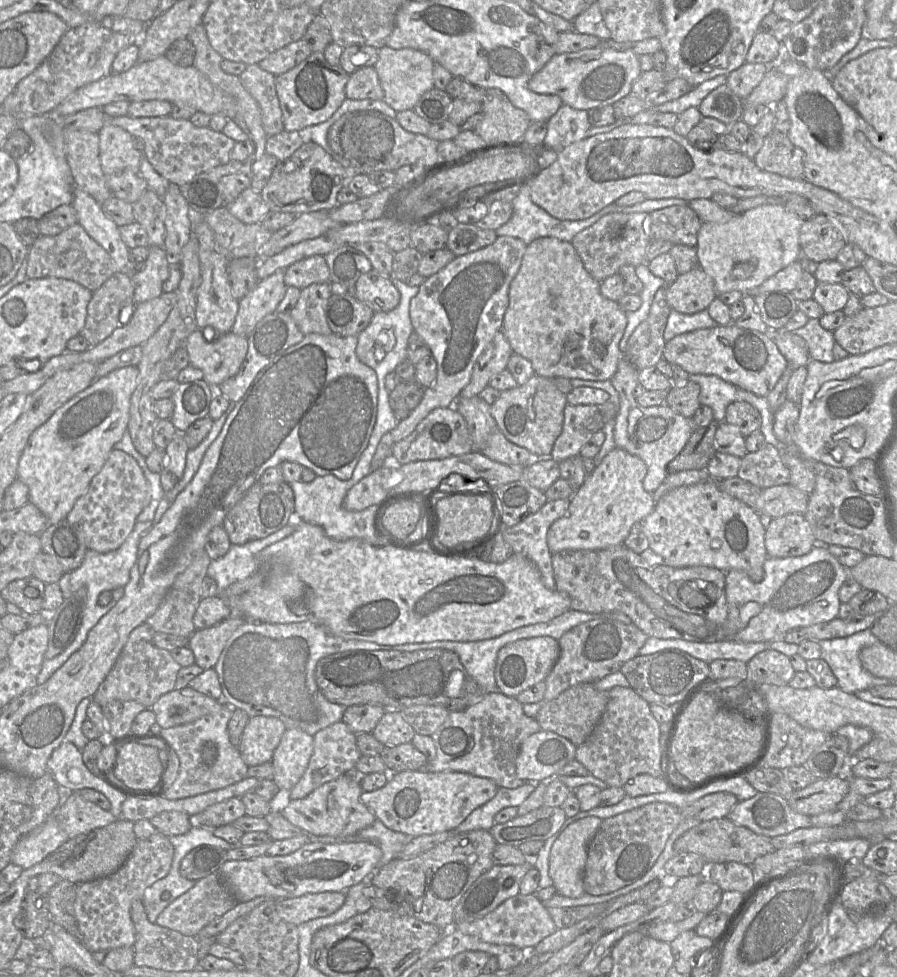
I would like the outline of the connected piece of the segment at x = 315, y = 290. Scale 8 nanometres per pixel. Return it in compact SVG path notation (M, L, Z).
M328 282L313 283L300 290L298 302L290 315L304 335L332 334L325 317L325 306L331 294Z

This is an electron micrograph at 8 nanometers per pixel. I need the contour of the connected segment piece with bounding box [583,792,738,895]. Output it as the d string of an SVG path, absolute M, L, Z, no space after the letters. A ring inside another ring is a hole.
M716 792L705 795L684 808L664 802L651 802L604 819L588 846L583 873L585 893L604 895L632 884L654 865L669 836L684 819L693 817L708 821L727 817L737 803L734 794Z

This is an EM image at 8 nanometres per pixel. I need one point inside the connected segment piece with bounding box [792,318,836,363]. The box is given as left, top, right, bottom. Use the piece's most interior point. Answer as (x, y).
(820, 342)

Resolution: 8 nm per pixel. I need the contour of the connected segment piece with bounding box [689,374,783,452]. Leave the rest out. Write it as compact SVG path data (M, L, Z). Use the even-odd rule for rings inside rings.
M689 374L689 377L700 386L699 401L712 409L715 422L725 421L726 408L730 403L748 402L760 413L760 431L765 441L782 451L783 447L773 431L773 413L766 397L757 396L714 375Z

